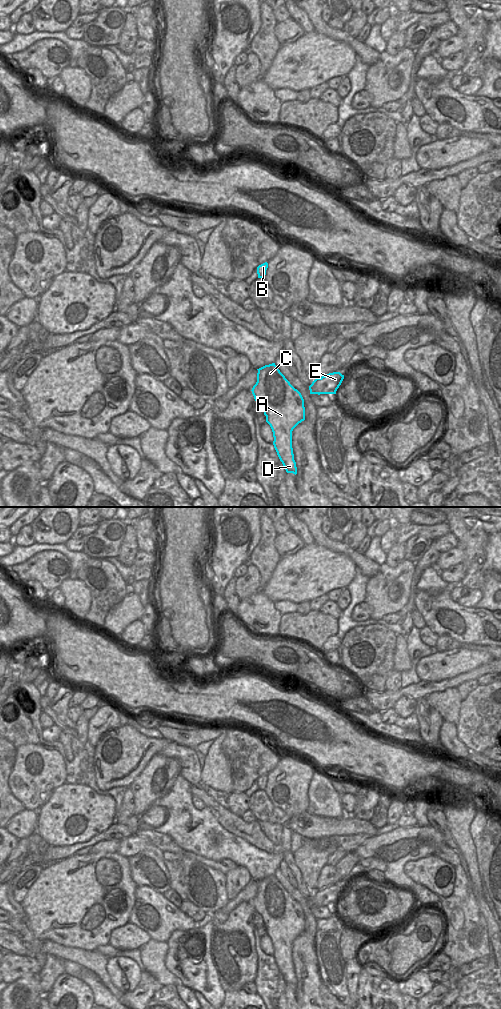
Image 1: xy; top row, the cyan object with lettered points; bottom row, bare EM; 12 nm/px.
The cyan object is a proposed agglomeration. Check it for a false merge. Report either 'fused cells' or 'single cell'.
single cell

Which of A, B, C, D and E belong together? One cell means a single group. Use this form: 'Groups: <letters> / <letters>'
Groups: A B C D E

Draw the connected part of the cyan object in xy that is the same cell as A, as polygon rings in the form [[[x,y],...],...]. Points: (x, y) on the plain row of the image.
[[[275,875],[265,877],[257,882],[257,894],[251,902],[252,906],[255,913],[262,916],[266,934],[273,944],[274,960],[284,981],[287,985],[296,987],[297,979],[292,960],[292,943],[299,935],[305,932],[304,911],[301,905],[280,884]]]

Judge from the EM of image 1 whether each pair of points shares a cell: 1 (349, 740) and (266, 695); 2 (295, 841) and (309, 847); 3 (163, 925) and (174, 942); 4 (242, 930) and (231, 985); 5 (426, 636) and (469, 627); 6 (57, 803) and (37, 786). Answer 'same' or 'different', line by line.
1: same
2: different
3: different
4: same
5: different
6: different

